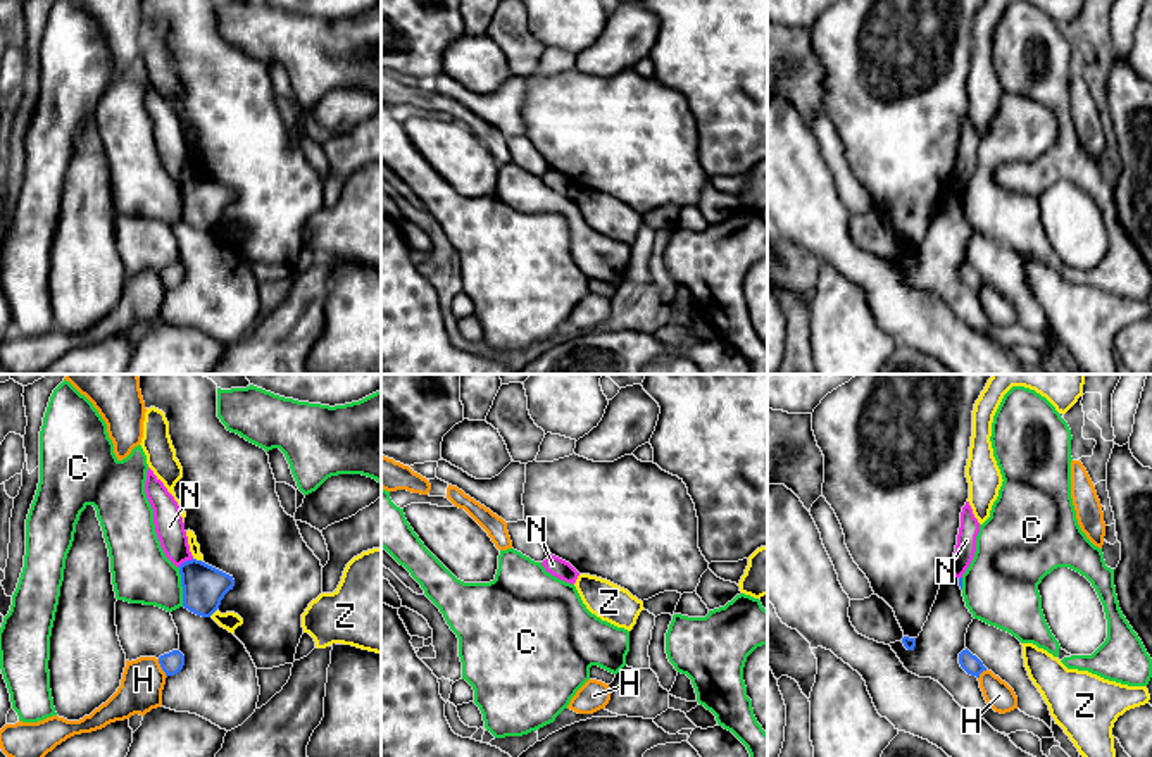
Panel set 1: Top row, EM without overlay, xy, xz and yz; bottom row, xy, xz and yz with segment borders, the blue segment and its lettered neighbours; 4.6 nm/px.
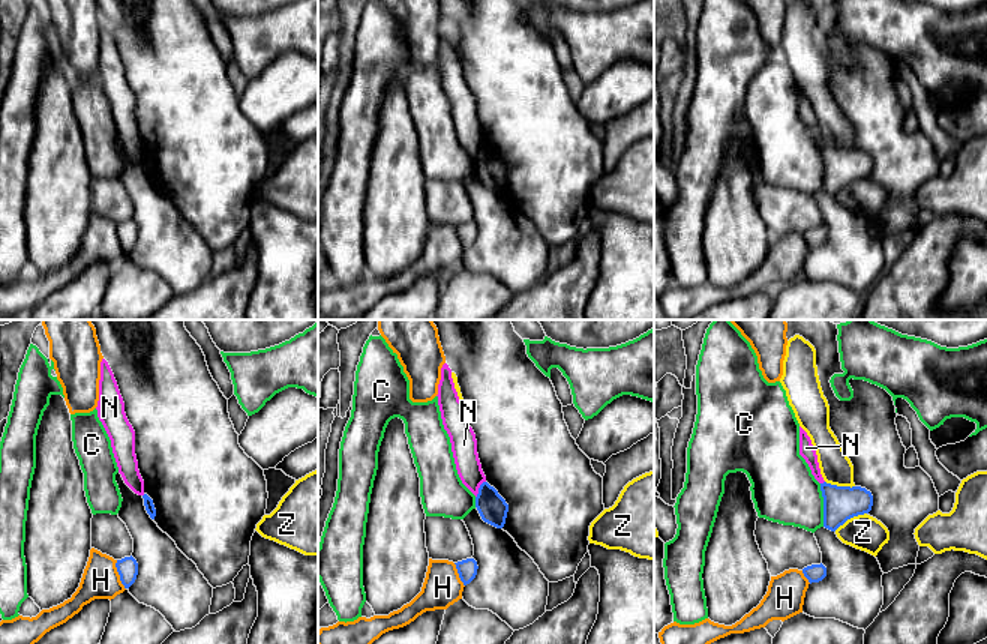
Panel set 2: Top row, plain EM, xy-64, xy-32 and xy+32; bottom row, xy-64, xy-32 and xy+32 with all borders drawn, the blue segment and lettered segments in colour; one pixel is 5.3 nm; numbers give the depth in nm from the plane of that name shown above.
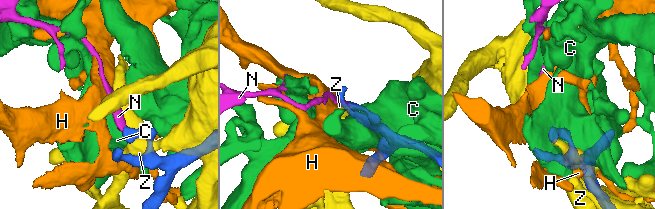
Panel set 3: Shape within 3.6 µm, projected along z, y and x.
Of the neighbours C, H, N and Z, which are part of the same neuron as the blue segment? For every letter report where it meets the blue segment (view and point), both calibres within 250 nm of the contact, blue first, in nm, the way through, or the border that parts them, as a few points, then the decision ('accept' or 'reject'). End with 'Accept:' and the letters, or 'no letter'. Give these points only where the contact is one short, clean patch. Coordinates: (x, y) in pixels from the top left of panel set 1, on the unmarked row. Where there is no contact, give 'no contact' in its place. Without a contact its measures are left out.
C: meets blue in xy at (181, 199); 200 nm thick on the blue side, 280 nm on the other; reject
H: meets blue in xy at (161, 280); 100 nm thick on the blue side, 200 nm on the other; reject
N: meets blue in xy at (187, 175); 200 nm thick on the blue side, 140 nm on the other; border along xy (192, 171), (178, 180); reject
Z: meets blue in xy at (195, 173); 200 nm thick on the blue side, 50 nm on the other; reject
Accept: no letter

